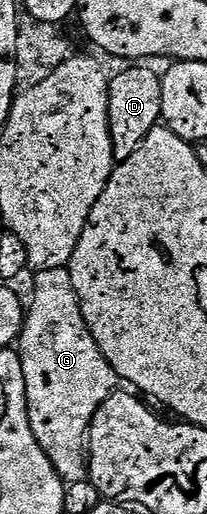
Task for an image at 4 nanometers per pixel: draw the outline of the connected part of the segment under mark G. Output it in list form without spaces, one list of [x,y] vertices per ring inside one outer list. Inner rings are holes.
[[[68,267],[43,268],[34,276],[37,277],[33,280],[33,301],[28,301],[25,326],[19,337],[19,355],[27,390],[27,410],[31,430],[39,446],[45,451],[47,458],[53,463],[53,469],[60,474],[66,485],[71,485],[86,479],[89,425],[93,422],[93,415],[105,403],[105,399],[114,395],[119,377],[113,367],[105,361],[100,346],[89,333]]]

